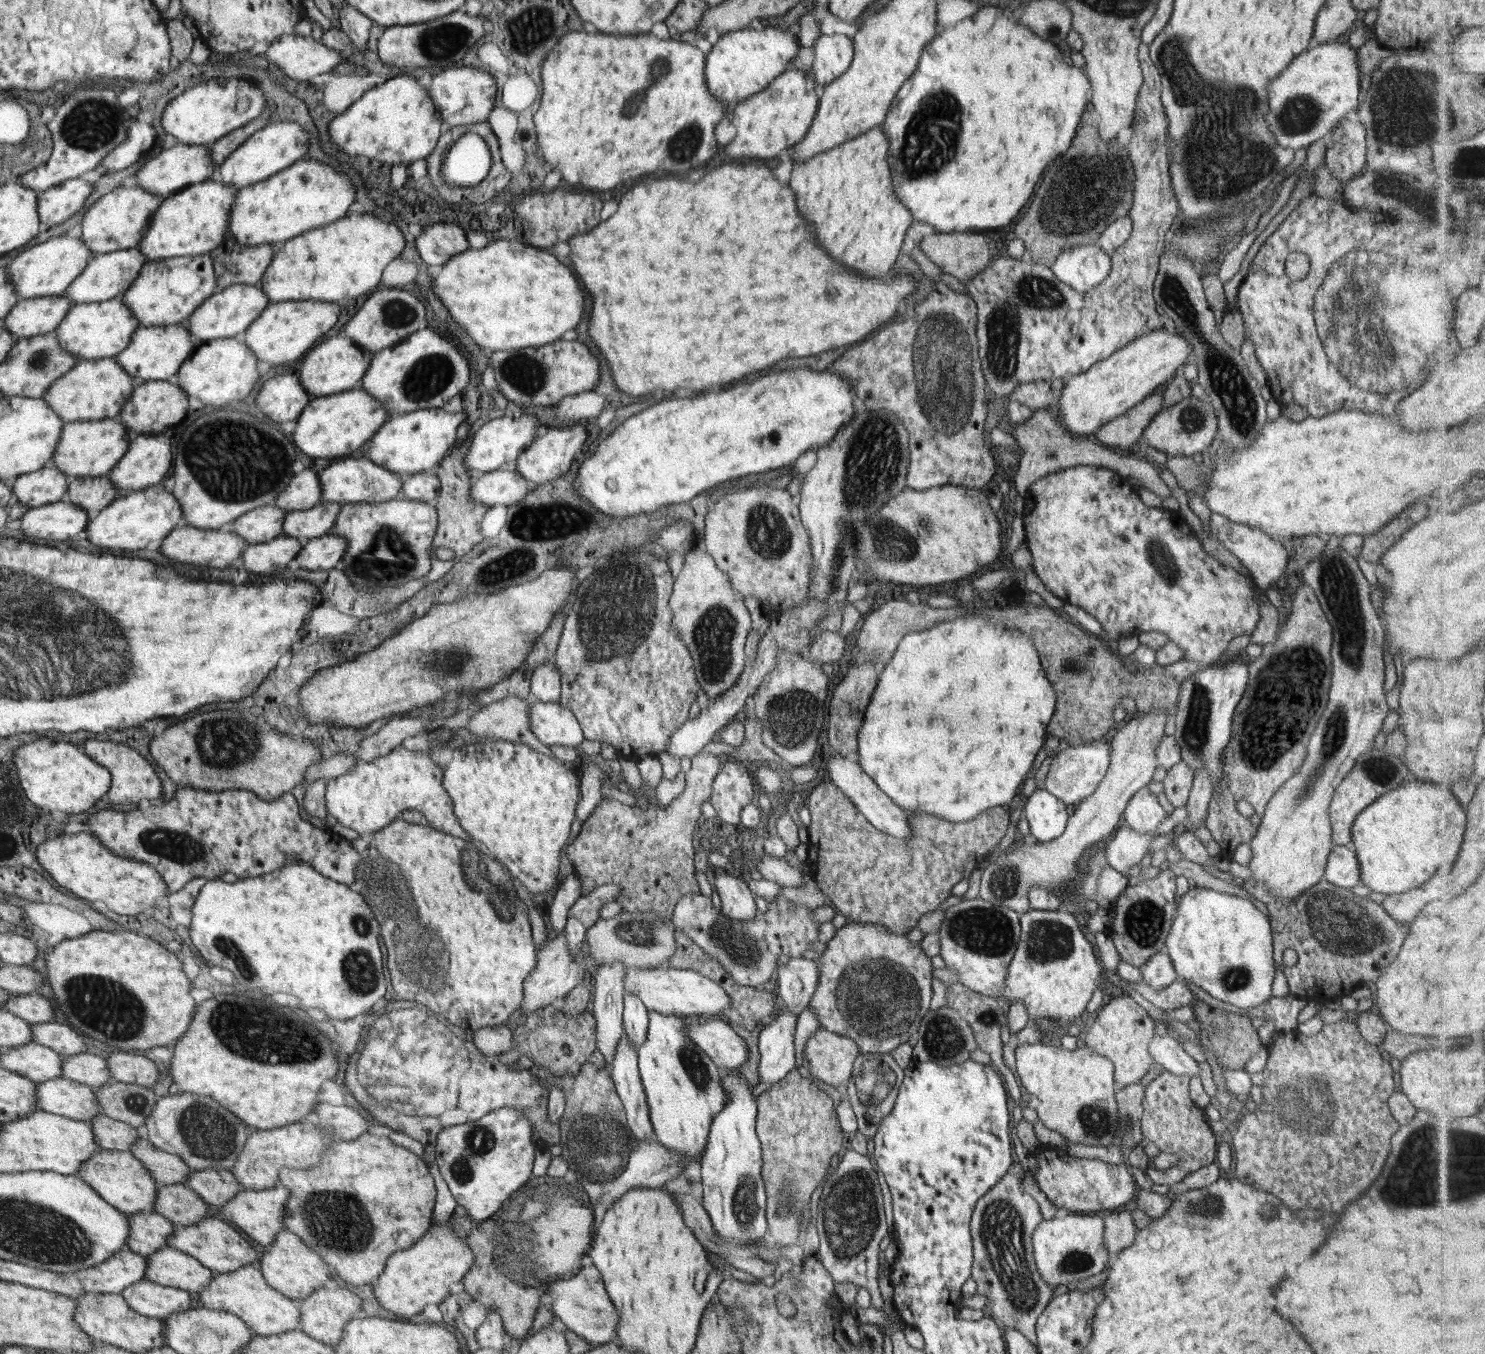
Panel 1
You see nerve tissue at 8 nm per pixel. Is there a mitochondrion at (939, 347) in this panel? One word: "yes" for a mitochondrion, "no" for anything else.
yes

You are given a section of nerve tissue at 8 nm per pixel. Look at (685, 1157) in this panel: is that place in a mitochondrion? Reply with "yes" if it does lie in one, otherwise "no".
no

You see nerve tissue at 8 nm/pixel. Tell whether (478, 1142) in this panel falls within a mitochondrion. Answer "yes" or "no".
yes

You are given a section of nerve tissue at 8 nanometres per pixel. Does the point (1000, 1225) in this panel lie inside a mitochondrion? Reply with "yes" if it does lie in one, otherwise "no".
yes

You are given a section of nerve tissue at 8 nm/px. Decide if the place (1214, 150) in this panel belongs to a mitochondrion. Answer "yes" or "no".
yes

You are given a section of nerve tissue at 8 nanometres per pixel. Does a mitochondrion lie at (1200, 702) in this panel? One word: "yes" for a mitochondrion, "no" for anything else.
yes

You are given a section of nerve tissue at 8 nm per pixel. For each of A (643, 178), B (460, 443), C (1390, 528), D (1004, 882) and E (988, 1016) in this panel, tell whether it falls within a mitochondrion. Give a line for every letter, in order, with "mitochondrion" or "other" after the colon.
A: other
B: other
C: other
D: mitochondrion
E: mitochondrion

